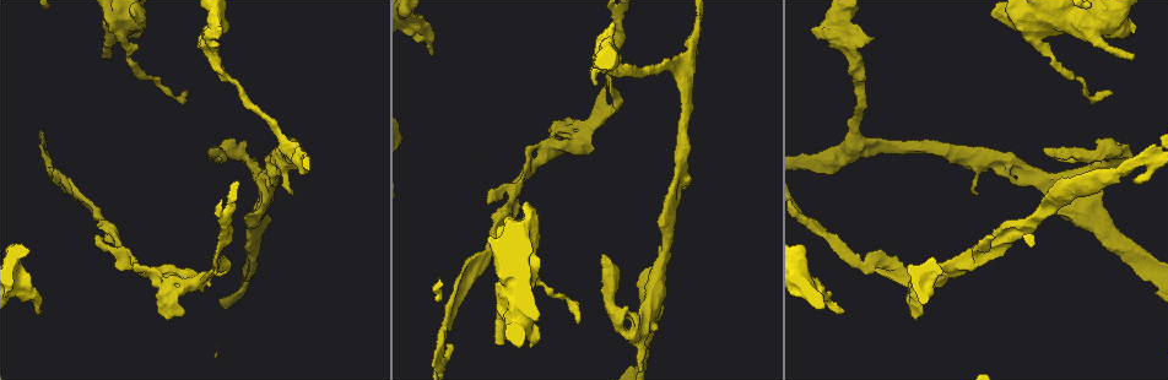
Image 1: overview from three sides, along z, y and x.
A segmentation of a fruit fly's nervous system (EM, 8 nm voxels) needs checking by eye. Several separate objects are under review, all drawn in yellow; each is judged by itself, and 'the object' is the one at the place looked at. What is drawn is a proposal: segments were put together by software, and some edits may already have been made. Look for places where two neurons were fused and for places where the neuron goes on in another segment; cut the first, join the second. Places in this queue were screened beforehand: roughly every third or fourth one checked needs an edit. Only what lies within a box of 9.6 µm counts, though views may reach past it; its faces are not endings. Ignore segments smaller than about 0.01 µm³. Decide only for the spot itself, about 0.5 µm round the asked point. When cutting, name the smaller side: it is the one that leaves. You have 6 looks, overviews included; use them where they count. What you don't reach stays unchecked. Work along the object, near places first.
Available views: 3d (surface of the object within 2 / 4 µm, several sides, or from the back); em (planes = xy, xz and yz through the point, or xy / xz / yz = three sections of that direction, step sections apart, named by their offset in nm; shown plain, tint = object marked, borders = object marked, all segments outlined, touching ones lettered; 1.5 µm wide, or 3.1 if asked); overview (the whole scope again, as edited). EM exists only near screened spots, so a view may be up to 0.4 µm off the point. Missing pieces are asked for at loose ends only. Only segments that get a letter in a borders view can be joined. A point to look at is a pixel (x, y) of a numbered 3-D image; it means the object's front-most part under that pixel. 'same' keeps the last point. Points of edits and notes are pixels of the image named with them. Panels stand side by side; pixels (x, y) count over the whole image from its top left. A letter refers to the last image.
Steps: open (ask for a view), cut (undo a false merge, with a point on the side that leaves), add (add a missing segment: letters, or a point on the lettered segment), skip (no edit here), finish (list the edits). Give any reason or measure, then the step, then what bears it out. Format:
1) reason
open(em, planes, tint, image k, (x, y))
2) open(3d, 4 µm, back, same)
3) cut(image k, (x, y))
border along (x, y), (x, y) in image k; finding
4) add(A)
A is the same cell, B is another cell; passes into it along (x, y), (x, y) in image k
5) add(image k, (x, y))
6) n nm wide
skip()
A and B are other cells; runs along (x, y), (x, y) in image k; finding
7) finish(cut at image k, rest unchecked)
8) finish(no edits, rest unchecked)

an open end
open(3d, 4 µm, image 1, (108, 60))

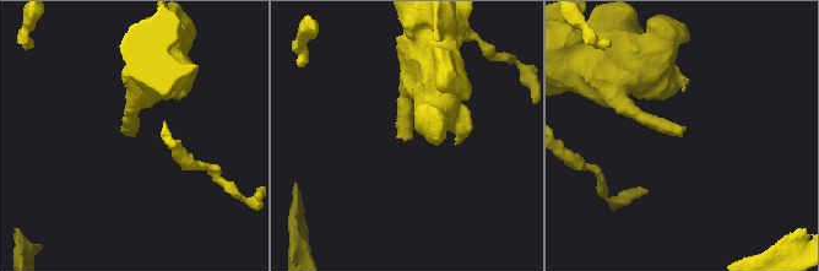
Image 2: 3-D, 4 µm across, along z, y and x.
open(em, planes, borders, image 2, (680, 133))

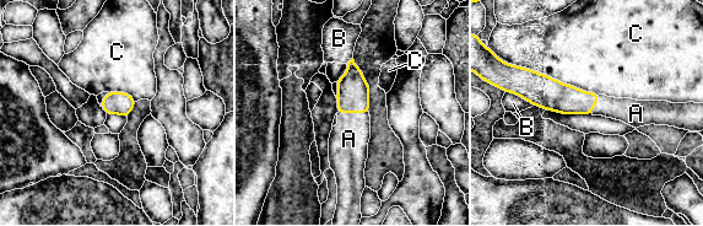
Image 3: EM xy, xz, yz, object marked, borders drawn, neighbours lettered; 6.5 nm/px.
add(A)
A is the same cell, B and C are other cells; it goes on there

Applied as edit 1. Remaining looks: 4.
branch stops here
open(em, planes, borders, image 1, (448, 344))

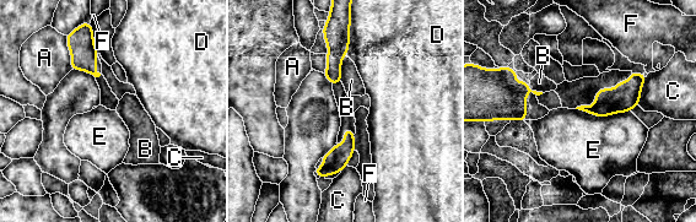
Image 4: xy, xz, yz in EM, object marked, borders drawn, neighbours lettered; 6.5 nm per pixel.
skip()
A, B, C, D, E and F are other cells; border along (576, 108), (600, 117), (630, 112) in image 4; no lettered segment goes on from it

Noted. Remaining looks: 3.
free end
open(em, planes, tint, image 1, (181, 314))

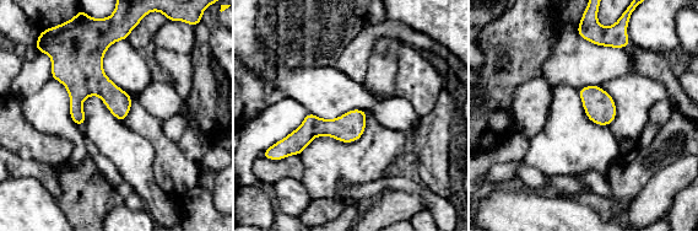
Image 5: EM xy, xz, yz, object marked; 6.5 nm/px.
open(em, planes, borders, same)

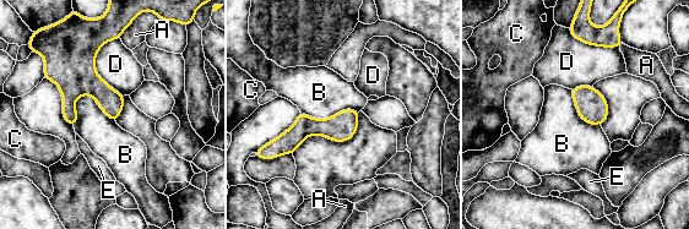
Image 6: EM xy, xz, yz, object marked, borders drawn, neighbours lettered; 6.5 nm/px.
skip()
A, B, C, D and E are other cells; runs along (356, 114), (272, 143) in image 6; no lettered segment goes on from it

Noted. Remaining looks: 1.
finish(add at image 3, rest unchecked)

